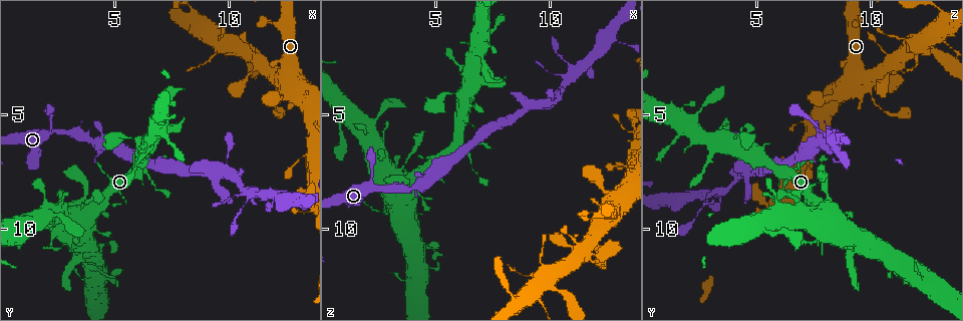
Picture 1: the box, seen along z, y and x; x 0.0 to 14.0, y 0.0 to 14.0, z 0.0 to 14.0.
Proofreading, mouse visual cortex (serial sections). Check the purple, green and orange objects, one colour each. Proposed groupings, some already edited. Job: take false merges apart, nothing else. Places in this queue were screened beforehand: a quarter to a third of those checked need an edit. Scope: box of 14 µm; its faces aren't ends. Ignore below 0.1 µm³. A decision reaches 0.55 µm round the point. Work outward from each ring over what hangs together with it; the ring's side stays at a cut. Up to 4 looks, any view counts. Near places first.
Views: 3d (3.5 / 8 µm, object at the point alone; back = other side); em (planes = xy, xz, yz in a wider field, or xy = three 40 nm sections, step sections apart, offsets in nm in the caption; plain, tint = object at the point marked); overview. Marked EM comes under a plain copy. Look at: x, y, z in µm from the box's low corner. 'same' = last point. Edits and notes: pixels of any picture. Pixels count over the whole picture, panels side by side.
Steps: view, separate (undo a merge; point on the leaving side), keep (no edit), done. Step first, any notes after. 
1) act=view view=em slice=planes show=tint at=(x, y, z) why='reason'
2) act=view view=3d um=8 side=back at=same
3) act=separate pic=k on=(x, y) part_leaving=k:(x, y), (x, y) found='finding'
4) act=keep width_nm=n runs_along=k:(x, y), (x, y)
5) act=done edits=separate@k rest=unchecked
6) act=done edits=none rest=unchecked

act=view view=3d um=8 at=(10.1, 2.0, 12.6)

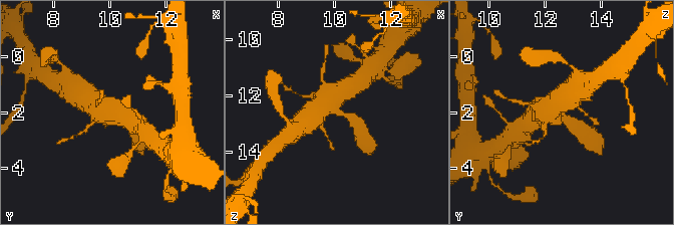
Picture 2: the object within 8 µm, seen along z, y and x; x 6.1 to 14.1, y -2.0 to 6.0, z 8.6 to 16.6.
act=view view=em slice=xy step=2 show=tint at=same why='shape alone is not enough'

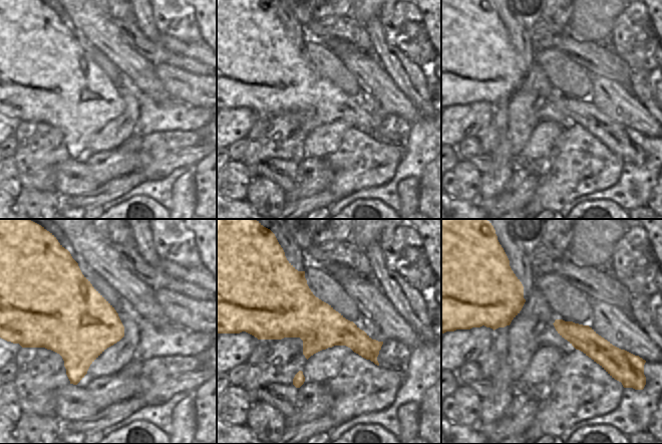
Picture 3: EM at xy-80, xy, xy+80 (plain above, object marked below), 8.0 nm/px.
act=keep width_nm=360 runs_along=2:(351, 85), (331, 96), (308, 119) found='one cell here'

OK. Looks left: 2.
act=view view=3d um=8 at=(10.2, 7.7, 4.2) why='sudden change in width'

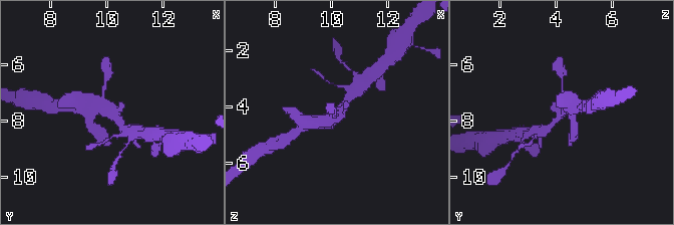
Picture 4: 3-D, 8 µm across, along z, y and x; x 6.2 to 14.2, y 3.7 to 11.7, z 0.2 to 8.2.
act=view view=3d um=3.5 side=back at=(10.3, 7.7, 4.2) why='zoom in'

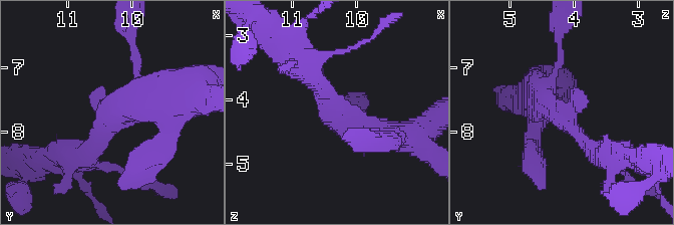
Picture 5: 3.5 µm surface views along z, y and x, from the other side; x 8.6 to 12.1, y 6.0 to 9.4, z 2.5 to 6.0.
act=keep runs_along=5:(395, 137), (352, 127), (306, 69) found='all the same cell'

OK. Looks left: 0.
act=done edits=none rest=unchecked

